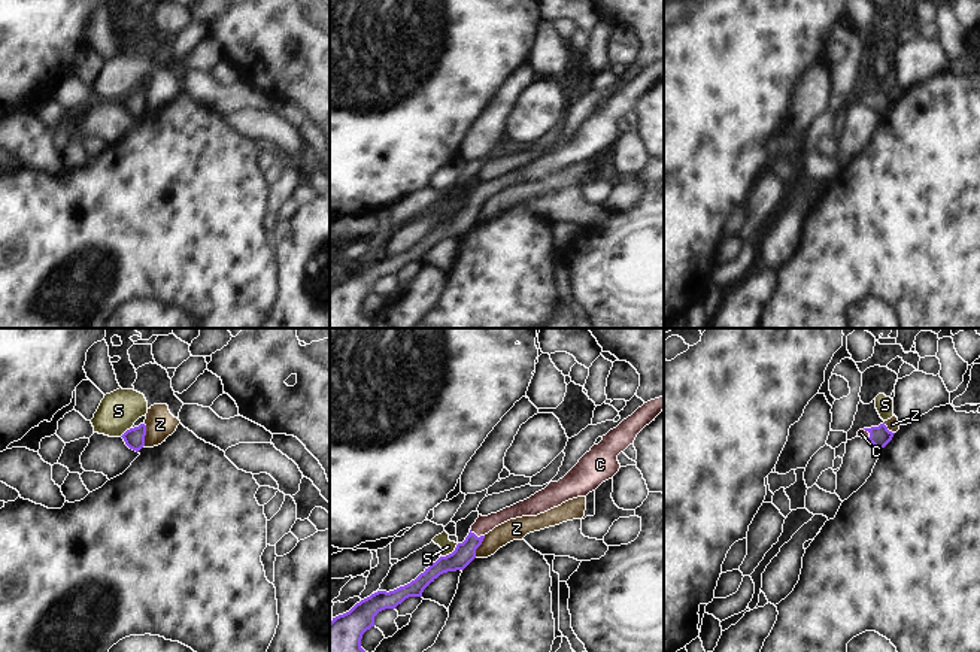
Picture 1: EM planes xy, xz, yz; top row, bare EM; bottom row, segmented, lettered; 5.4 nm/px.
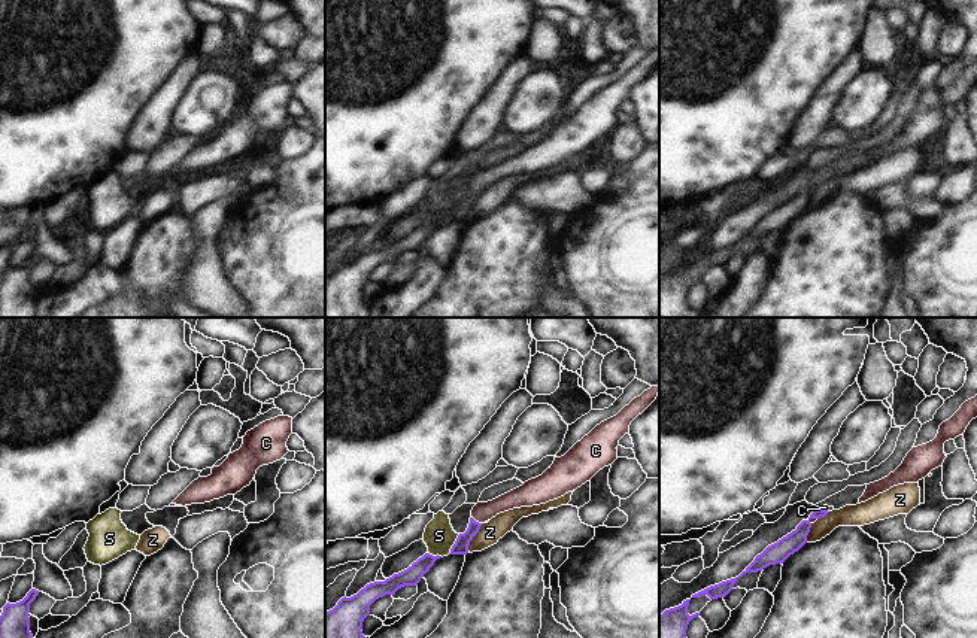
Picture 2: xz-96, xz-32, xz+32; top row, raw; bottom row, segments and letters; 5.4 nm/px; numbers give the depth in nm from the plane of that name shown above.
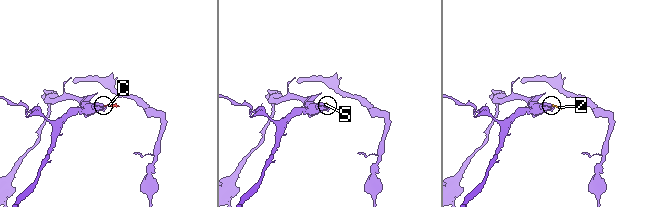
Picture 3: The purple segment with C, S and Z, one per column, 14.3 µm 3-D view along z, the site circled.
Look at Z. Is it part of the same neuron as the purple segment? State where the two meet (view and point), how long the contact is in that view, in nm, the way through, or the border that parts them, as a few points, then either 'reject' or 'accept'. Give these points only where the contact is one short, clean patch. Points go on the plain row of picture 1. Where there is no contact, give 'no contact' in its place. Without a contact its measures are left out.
meets purple in xy at (145, 100); contact 120 nm long; border along xy (143, 90), (145, 111); reject

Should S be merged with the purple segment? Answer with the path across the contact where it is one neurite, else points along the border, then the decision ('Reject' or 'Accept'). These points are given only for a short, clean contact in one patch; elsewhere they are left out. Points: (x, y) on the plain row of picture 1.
Boundary: xz (458, 209), (451, 218), (440, 223). Reject.

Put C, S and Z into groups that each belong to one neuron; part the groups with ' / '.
C / S Z

